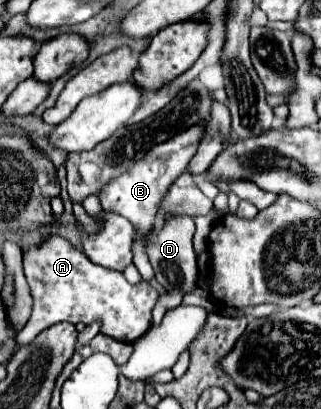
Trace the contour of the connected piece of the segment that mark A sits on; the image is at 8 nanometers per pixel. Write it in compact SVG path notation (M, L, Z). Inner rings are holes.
M59 235L45 237L39 247L27 245L23 251L23 269L33 297L33 313L17 333L19 345L31 343L43 329L61 321L73 325L101 321L101 333L125 343L135 343L151 327L151 311L159 299L157 289L147 281L129 285L123 273L91 263L83 251Z

